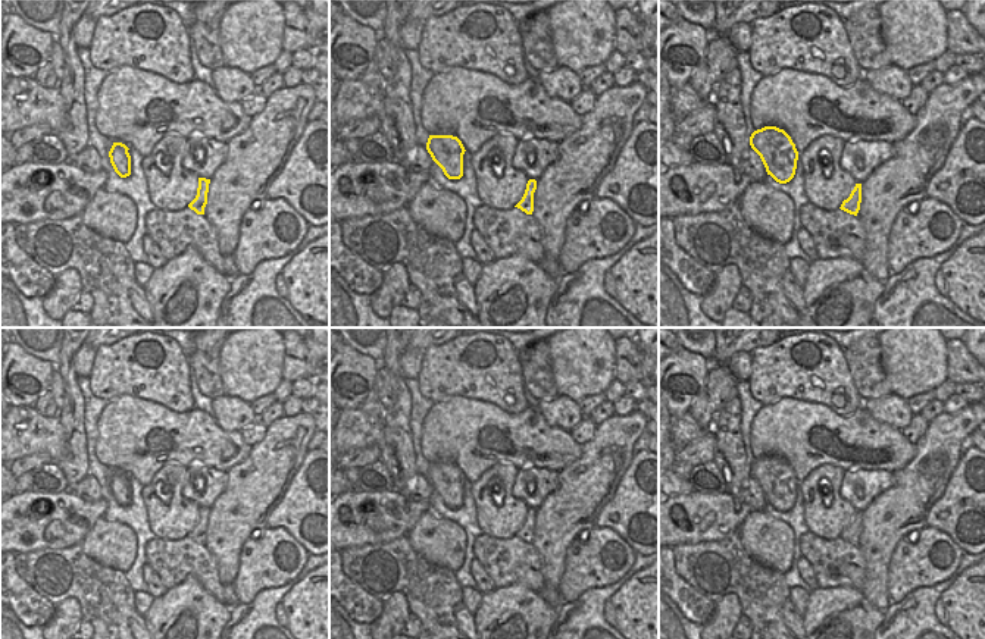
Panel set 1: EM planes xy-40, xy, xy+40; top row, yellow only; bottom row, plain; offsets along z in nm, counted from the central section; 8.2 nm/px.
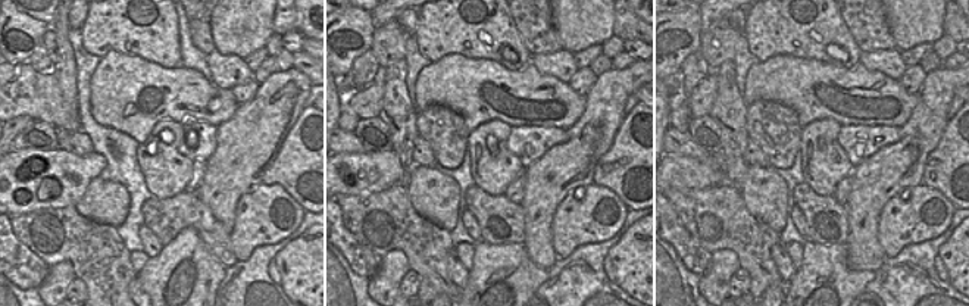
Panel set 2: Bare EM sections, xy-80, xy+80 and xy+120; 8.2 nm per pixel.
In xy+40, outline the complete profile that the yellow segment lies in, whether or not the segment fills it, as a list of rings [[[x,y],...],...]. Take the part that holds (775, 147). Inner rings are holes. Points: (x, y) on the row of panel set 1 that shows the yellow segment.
[[[776,126],[757,129],[750,137],[750,145],[776,182],[787,184],[794,178],[798,151],[784,129]]]

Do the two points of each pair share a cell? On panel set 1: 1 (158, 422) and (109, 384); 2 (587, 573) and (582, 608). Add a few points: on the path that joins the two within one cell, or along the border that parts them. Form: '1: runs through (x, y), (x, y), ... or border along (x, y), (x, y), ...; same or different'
1: border along (106, 400), (119, 395), (135, 395), (158, 404); different
2: border along (616, 580), (591, 586), (572, 601), (562, 603); different

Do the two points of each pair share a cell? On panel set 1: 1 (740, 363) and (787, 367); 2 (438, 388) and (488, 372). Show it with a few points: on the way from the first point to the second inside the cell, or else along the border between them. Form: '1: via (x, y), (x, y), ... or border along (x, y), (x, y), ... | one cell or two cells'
1: border along (751, 354), (750, 376), (746, 381) | two cells
2: via (450, 376), (455, 372), (477, 372) | one cell

